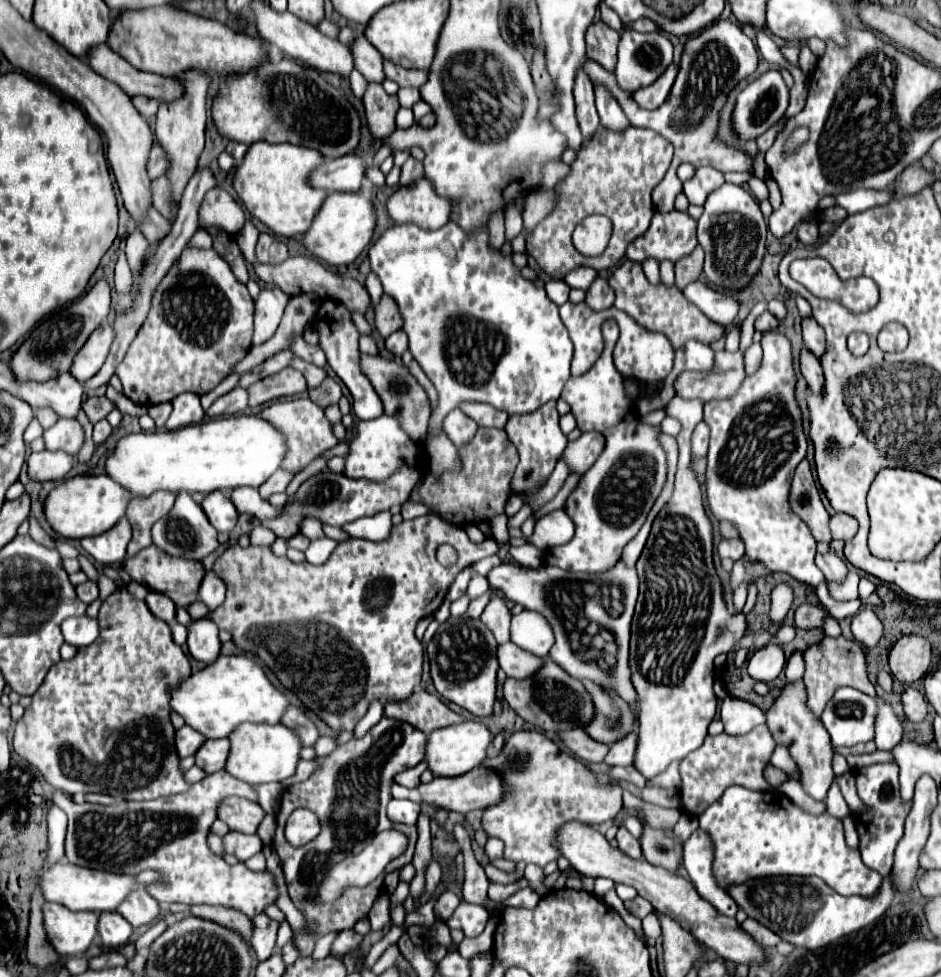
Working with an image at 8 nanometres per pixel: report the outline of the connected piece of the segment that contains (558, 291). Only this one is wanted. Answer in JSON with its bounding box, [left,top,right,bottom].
[544,279,570,305]

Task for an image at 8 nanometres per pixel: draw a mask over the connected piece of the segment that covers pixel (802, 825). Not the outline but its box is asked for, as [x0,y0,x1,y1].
[698,787,882,899]

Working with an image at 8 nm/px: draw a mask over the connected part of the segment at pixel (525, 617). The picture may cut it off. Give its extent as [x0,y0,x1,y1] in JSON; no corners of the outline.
[510,609,554,657]

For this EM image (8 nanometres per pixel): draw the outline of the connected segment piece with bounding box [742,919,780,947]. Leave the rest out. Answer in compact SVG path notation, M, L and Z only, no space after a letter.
M746 919L744 923L742 923L742 929L746 929L760 945L764 945L764 947L776 947L778 943L780 943L780 937L776 935L776 933L772 933L770 929L766 929L764 925L760 925L758 921L754 921L754 919Z

